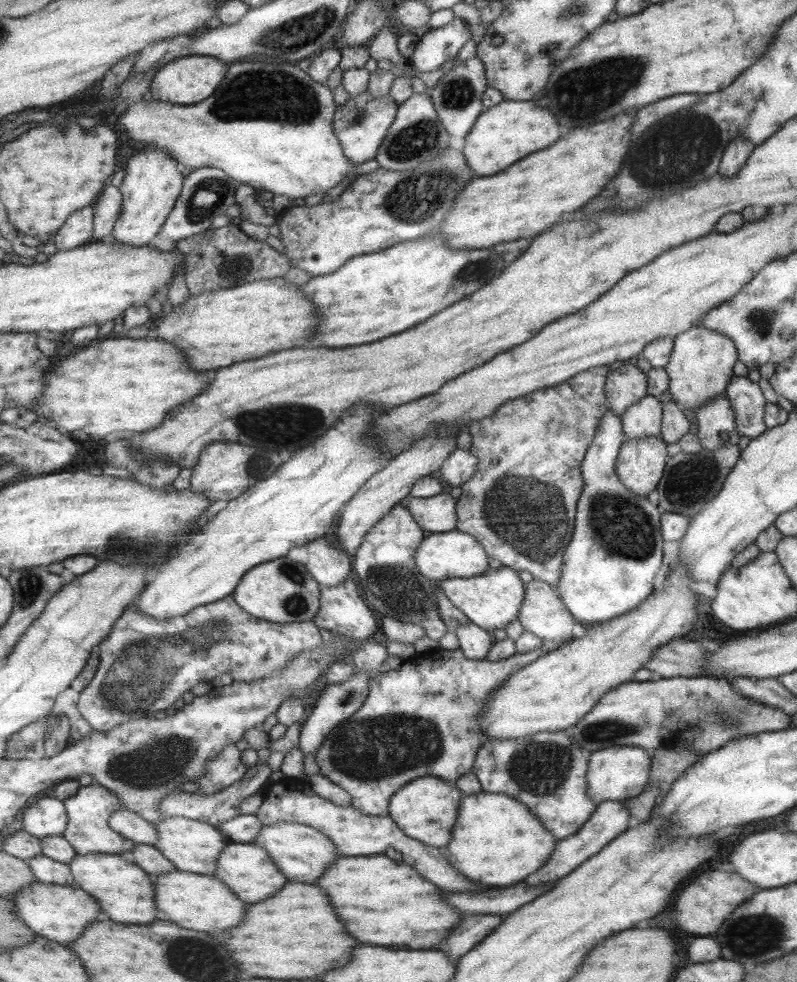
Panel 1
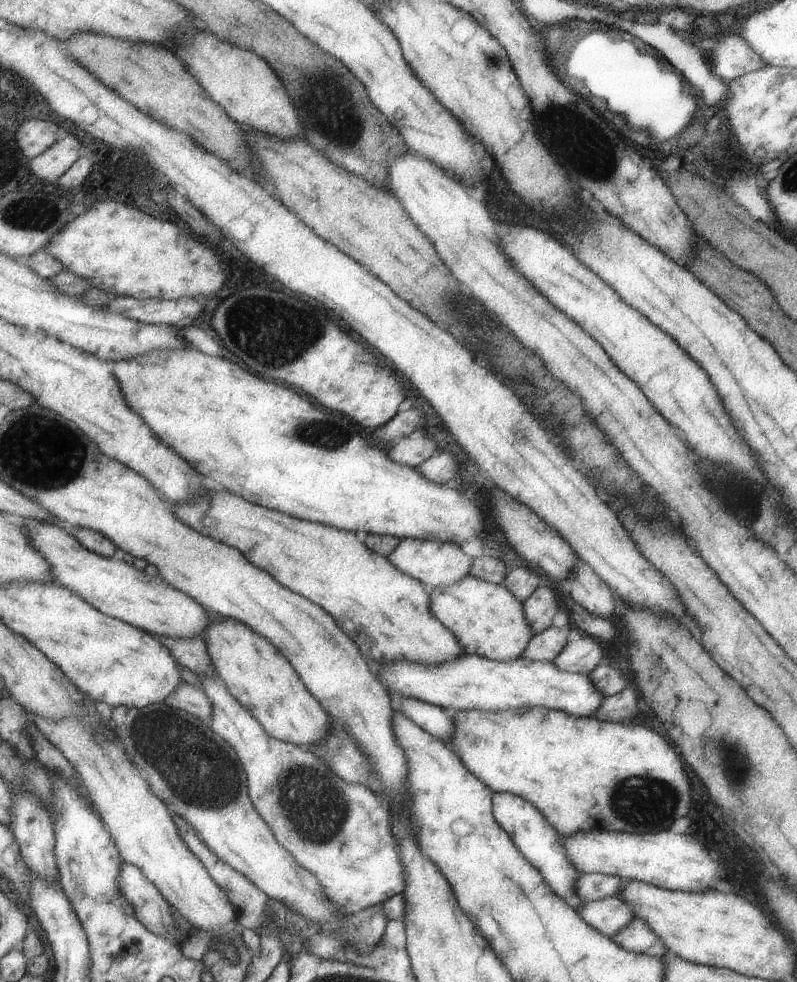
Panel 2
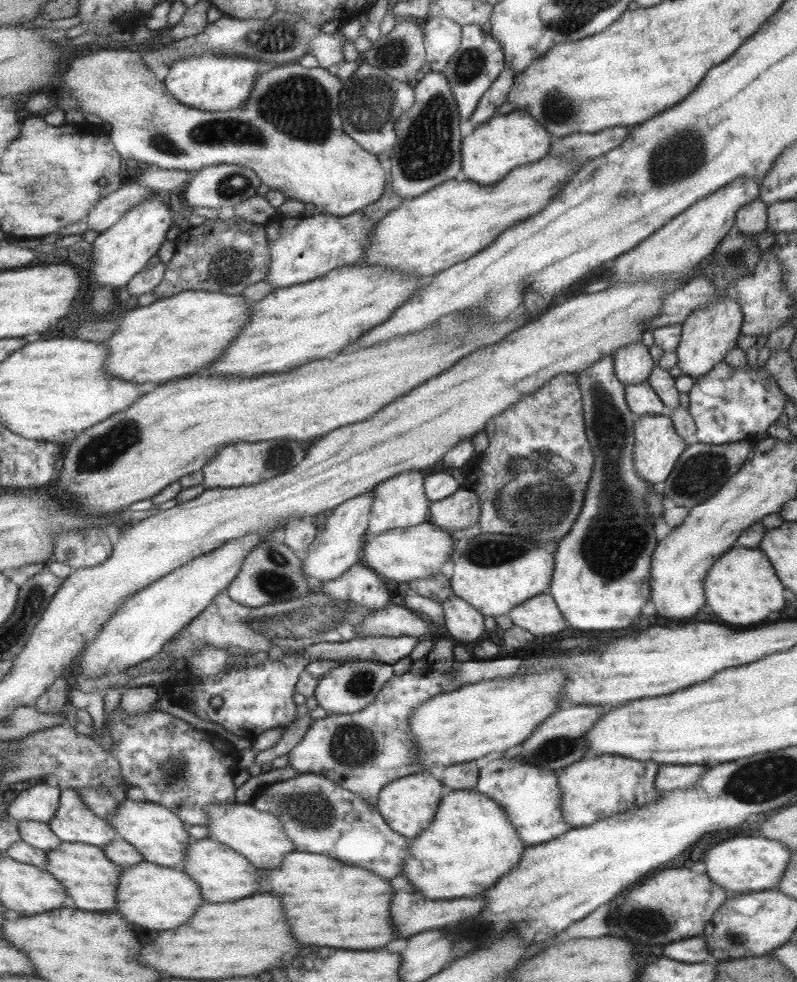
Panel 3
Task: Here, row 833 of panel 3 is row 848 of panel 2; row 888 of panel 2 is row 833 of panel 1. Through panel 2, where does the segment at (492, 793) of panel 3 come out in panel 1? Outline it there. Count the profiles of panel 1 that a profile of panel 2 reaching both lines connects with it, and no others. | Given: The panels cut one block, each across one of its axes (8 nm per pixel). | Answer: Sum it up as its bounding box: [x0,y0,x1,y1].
[473,731,597,841]

